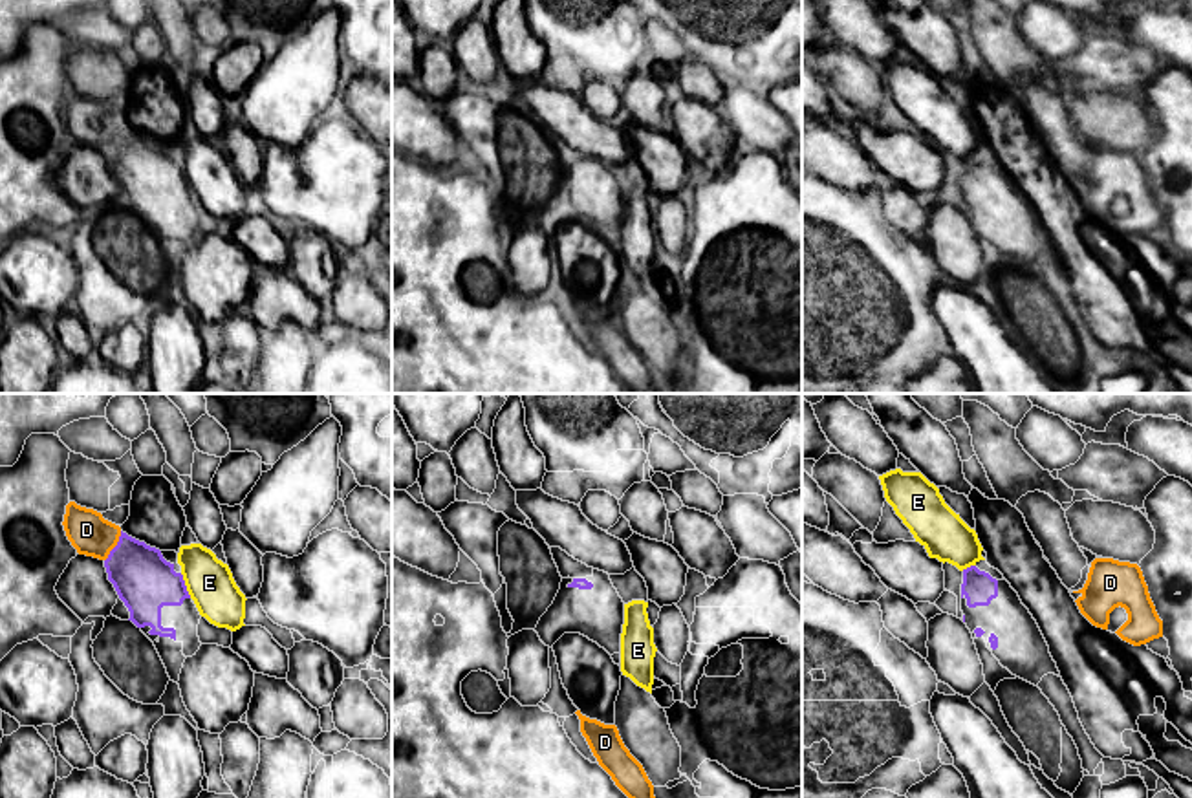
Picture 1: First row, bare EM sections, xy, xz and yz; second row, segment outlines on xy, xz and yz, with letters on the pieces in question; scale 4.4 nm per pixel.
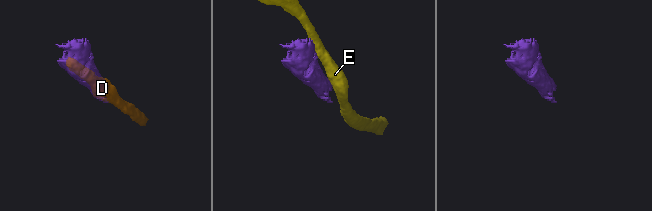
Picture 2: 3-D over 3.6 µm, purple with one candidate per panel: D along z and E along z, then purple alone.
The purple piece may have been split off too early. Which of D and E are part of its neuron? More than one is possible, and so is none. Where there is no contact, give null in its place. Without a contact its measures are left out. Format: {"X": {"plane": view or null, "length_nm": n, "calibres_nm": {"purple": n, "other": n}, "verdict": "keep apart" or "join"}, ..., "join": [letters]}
{"D": {"plane": "xy", "length_nm": 150, "calibres_nm": {"purple": 260, "other": 180}, "verdict": "keep apart"}, "E": {"plane": "xy", "length_nm": 120, "calibres_nm": {"purple": 260, "other": 200}, "verdict": "keep apart"}, "join": []}

